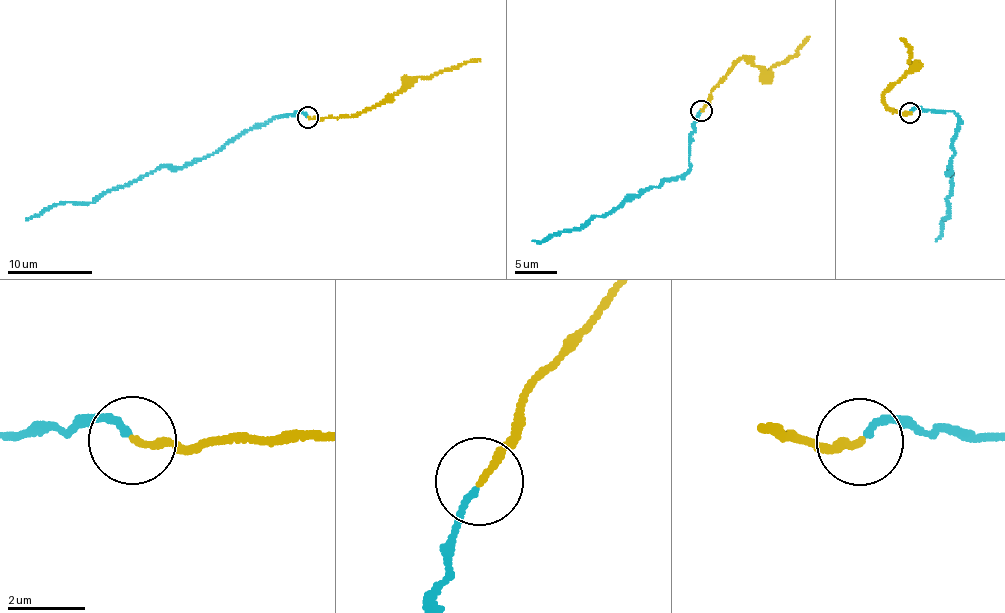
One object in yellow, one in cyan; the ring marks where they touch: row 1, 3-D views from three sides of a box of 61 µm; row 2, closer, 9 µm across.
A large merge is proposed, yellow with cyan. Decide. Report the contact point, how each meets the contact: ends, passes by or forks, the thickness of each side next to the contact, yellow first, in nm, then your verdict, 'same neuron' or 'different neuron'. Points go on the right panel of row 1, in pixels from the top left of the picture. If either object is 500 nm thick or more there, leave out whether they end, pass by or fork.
place (910, 112); yellow ends; cyan ends; calibres 170 and 150 nm; same neuron

